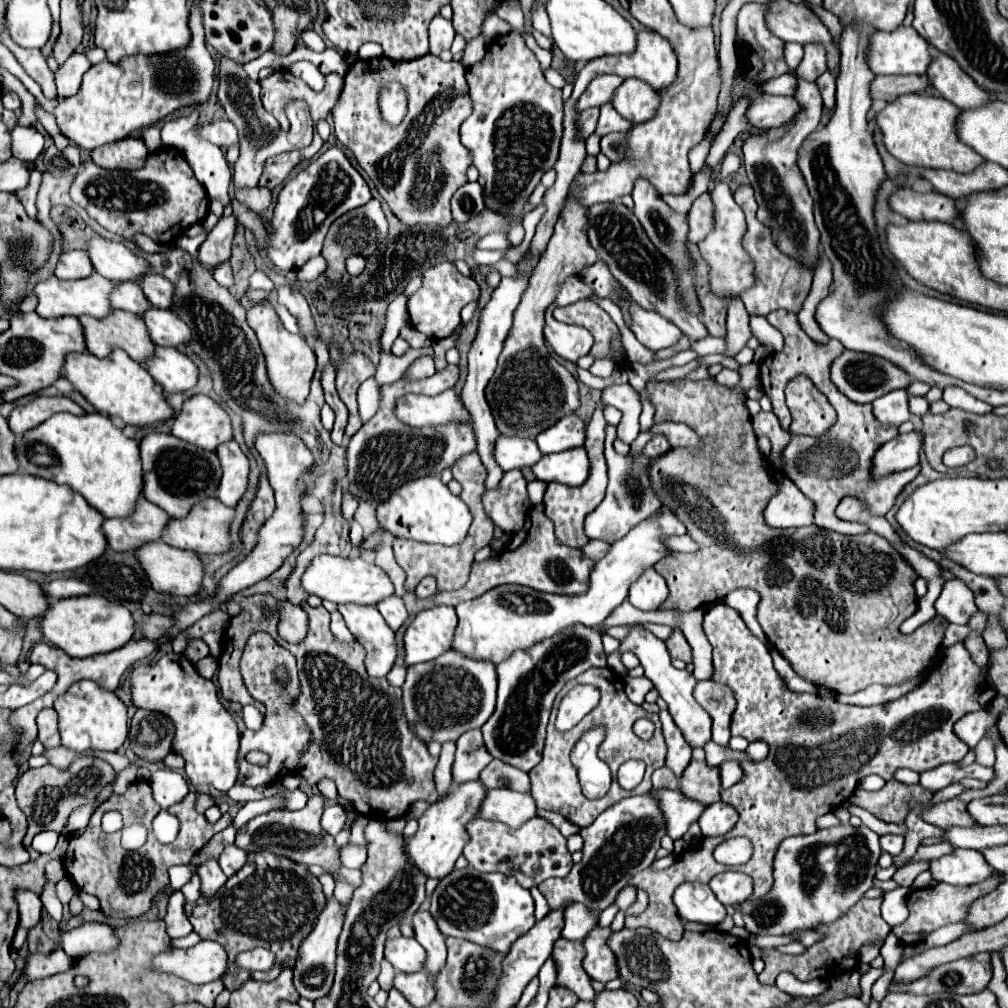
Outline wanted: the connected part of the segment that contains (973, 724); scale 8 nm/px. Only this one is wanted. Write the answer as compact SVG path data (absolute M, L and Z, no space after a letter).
M978 710L974 714L966 714L962 720L958 720L956 732L970 748L974 748L992 724L994 724L994 714L990 710Z

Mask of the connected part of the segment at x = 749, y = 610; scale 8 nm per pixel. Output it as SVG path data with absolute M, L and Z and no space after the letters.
M742 588L742 590L734 590L730 592L724 602L732 608L736 608L740 612L740 616L744 618L746 626L750 628L750 632L754 636L758 636L762 642L768 644L758 620L756 620L756 608L758 608L758 602L760 602L760 594L756 590L750 590L750 588Z

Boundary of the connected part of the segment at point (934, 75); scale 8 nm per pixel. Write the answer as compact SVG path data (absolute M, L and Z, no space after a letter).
M934 52L928 76L940 96L958 106L960 110L980 108L982 104L988 104L992 100L986 90L978 88L978 84L974 84L974 80L970 80L970 76L966 76L966 72L958 68L956 60L950 60L950 56L942 52Z

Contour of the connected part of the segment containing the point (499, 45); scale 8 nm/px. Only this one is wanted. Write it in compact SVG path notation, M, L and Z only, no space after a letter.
M518 32L498 36L488 48L484 60L468 68L466 82L470 88L468 94L472 100L472 114L460 128L460 140L472 152L472 164L480 172L478 182L482 184L486 206L502 214L518 214L542 174L556 162L564 118L562 92L546 82L534 52L524 44L524 38Z

